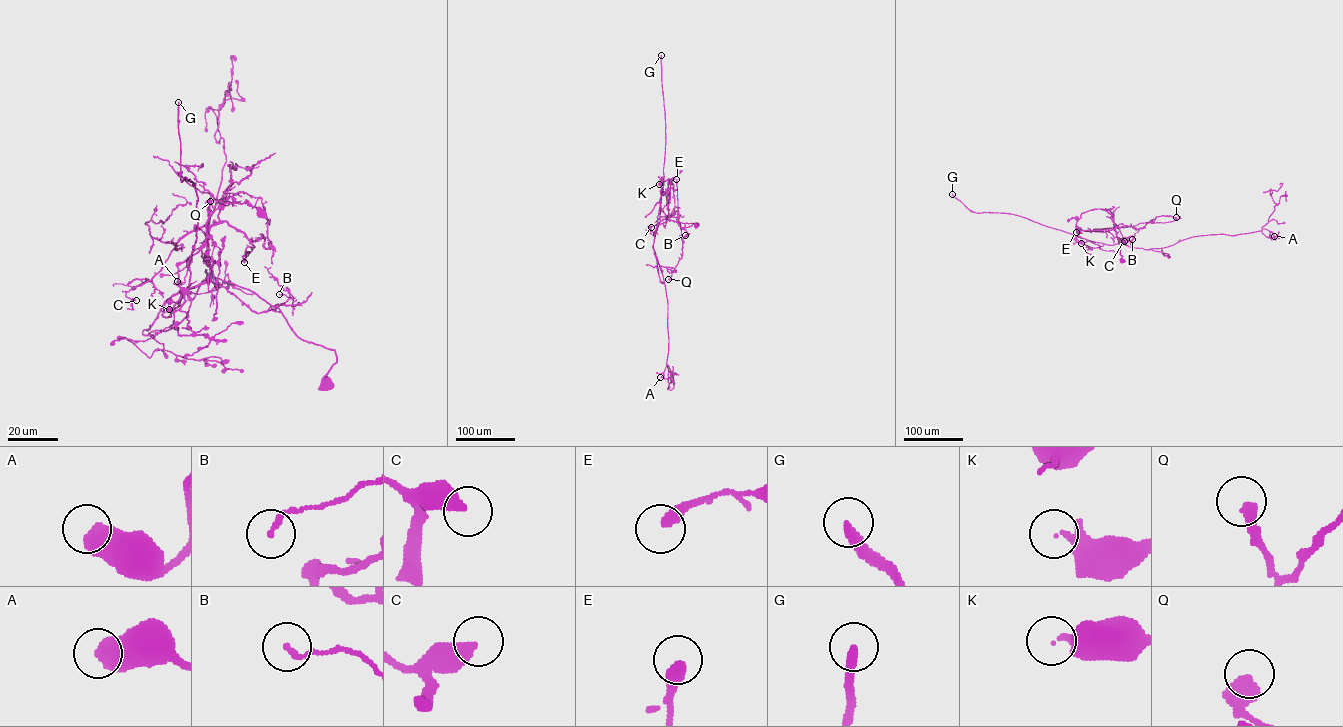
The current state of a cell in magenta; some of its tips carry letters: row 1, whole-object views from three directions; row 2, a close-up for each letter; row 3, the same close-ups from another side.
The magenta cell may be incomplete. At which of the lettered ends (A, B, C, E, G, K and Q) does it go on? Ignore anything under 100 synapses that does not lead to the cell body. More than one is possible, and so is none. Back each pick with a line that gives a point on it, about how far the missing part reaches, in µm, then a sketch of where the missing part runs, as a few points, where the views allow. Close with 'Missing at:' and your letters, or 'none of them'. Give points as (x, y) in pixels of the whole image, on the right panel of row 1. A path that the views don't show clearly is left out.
G: place (952, 194); missing 200 µm
Missing at: G

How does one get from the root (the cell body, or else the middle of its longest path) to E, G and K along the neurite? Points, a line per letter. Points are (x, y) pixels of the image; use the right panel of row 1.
E: (1122, 261), (1113, 222), (1114, 228), (1076, 232)
G: (1122, 261), (1116, 235), (1121, 242), (1108, 245), (1014, 214), (976, 213), (952, 194)
K: (1122, 261), (1116, 235), (1120, 243), (1104, 244), (1090, 249), (1081, 243)

